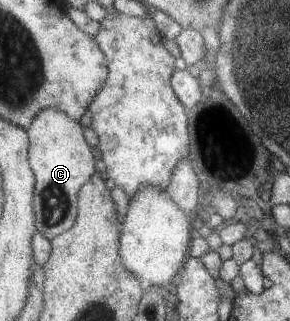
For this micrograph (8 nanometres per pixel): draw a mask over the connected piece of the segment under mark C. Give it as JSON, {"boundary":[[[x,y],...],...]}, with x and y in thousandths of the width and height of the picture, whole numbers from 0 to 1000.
{"boundary":[[[169,336],[141,346],[114,371],[114,389],[93,408],[103,430],[100,505],[128,545],[128,579],[117,611],[121,692],[128,720],[166,751],[179,751],[203,732],[224,729],[252,713],[266,695],[272,667],[272,617],[283,583],[290,583],[331,542],[324,526],[324,477],[317,458],[303,452],[283,389],[255,377],[228,352]]]}

